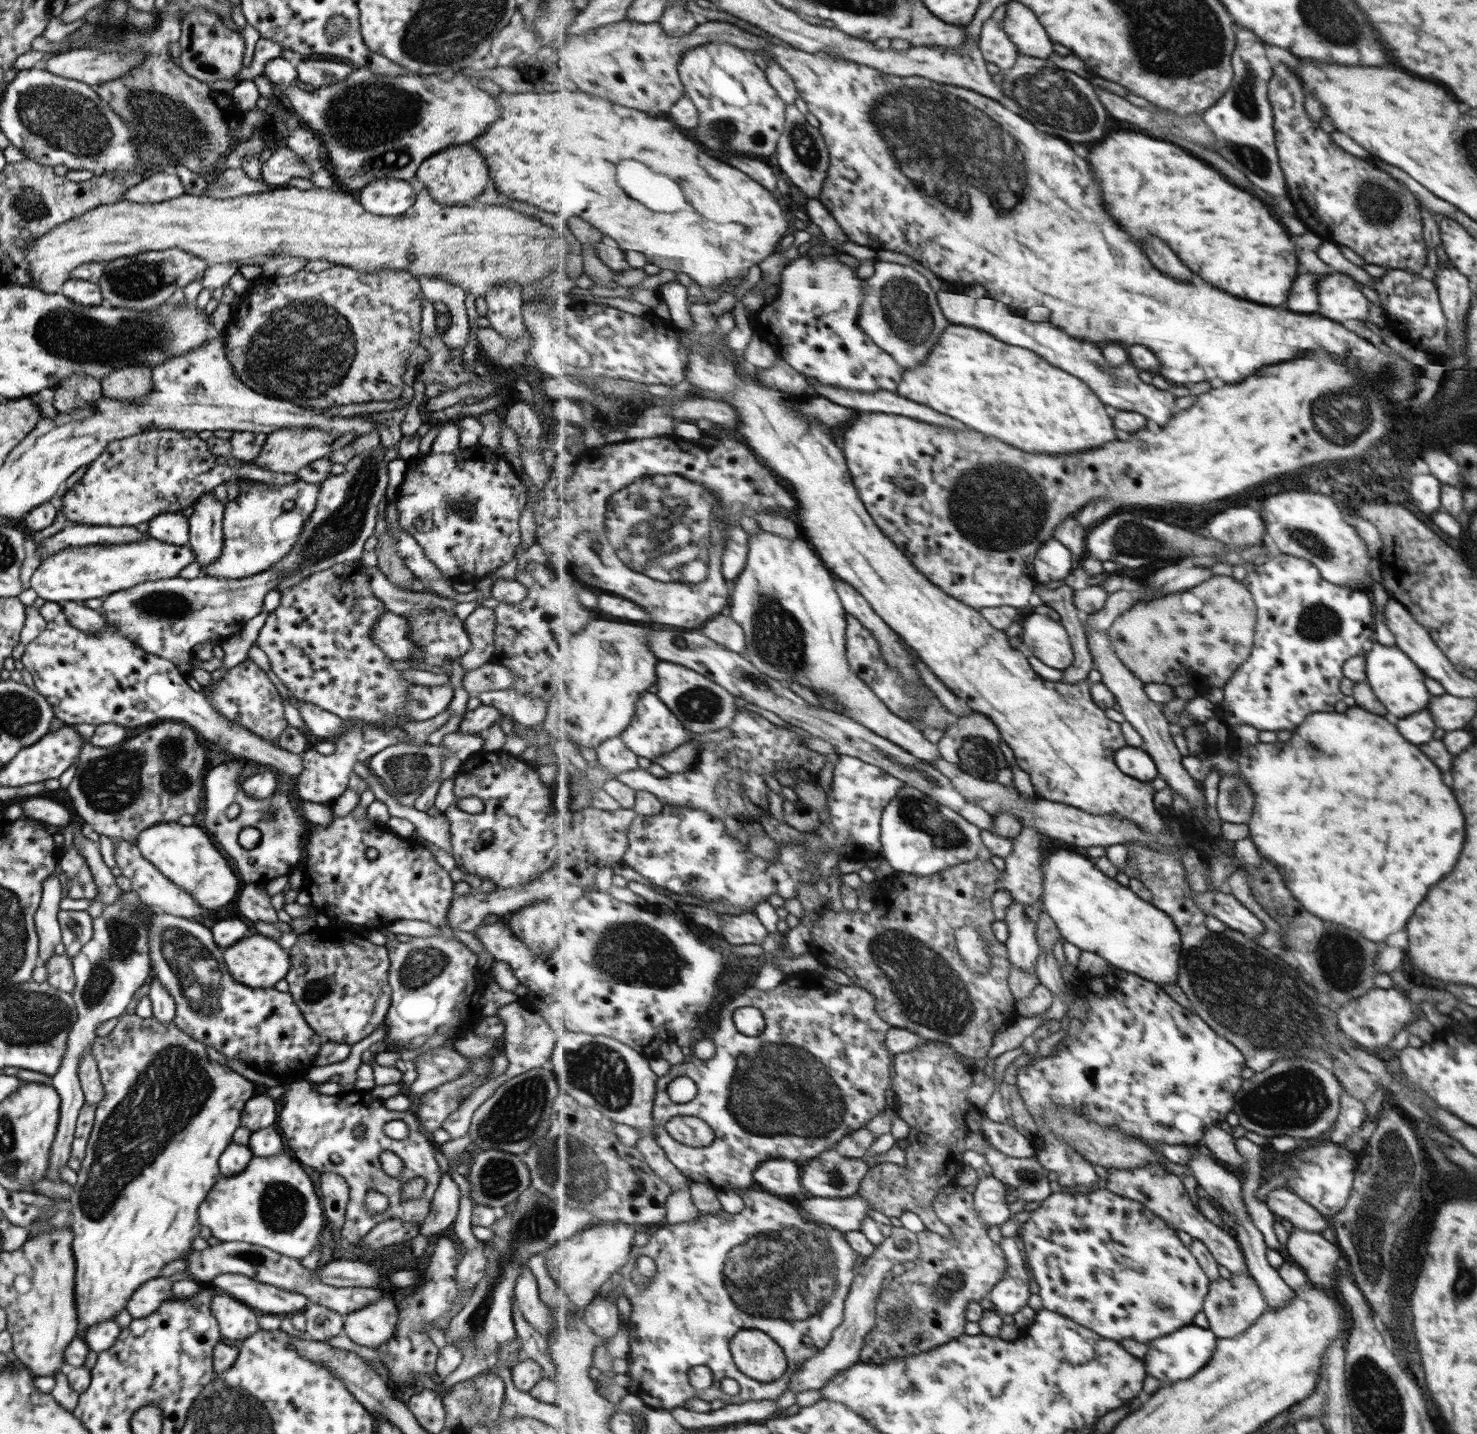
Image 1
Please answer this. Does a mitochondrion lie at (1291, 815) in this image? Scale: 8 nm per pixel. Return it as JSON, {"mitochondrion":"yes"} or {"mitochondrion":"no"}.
{"mitochondrion":"no"}

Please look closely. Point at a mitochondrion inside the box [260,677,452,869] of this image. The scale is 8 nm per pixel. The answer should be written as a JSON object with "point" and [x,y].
{"point":[407,773]}

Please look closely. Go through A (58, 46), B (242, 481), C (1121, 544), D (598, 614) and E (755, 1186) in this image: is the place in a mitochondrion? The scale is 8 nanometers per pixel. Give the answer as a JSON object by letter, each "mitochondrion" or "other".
{"A":"other","B":"other","C":"mitochondrion","D":"other","E":"other"}

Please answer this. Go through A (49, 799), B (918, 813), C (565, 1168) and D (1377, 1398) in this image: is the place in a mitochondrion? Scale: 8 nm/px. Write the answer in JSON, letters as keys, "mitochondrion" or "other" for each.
{"A":"other","B":"mitochondrion","C":"mitochondrion","D":"mitochondrion"}

